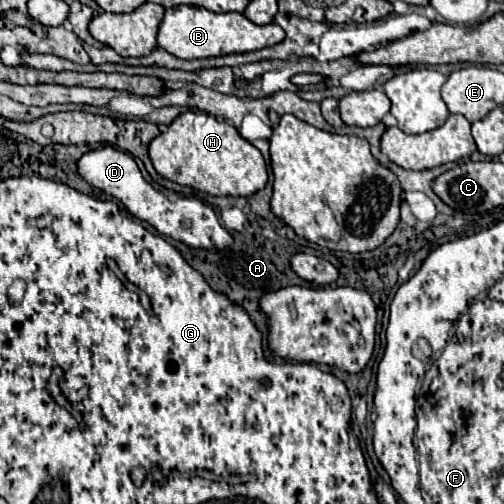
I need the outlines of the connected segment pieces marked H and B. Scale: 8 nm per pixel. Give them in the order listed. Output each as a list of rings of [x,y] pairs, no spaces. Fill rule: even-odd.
[[[201,111],[181,113],[165,133],[149,143],[149,157],[161,177],[209,195],[253,195],[267,183],[267,165],[261,151],[243,139],[231,123]]]
[[[177,5],[165,11],[165,19],[159,25],[157,43],[179,59],[221,57],[231,53],[249,53],[263,47],[277,45],[285,39],[285,31],[277,23],[255,25],[241,13],[213,13],[203,7]]]

